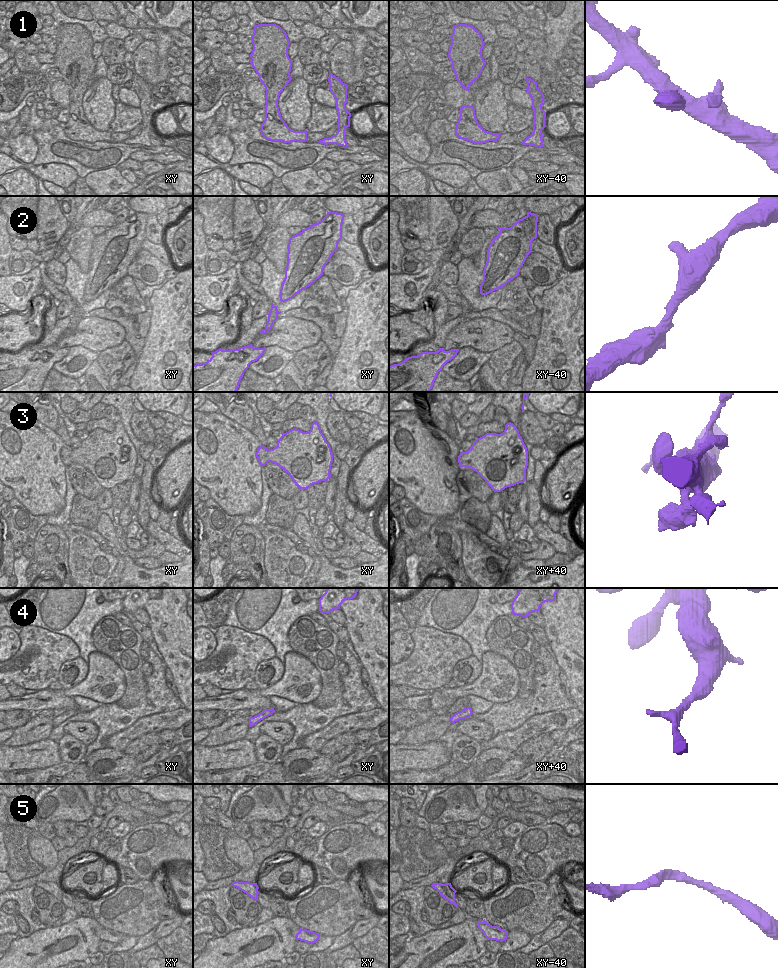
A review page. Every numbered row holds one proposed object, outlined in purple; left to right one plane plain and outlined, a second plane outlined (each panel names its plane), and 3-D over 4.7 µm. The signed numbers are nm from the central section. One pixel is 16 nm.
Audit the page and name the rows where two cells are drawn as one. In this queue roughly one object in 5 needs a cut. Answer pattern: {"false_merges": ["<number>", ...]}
{"false_merges": []}

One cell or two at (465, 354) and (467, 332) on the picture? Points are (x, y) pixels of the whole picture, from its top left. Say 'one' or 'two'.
two

